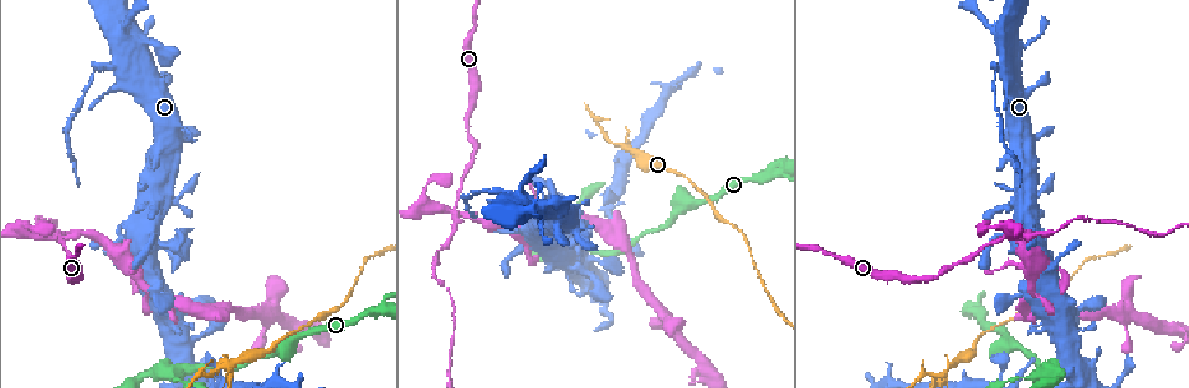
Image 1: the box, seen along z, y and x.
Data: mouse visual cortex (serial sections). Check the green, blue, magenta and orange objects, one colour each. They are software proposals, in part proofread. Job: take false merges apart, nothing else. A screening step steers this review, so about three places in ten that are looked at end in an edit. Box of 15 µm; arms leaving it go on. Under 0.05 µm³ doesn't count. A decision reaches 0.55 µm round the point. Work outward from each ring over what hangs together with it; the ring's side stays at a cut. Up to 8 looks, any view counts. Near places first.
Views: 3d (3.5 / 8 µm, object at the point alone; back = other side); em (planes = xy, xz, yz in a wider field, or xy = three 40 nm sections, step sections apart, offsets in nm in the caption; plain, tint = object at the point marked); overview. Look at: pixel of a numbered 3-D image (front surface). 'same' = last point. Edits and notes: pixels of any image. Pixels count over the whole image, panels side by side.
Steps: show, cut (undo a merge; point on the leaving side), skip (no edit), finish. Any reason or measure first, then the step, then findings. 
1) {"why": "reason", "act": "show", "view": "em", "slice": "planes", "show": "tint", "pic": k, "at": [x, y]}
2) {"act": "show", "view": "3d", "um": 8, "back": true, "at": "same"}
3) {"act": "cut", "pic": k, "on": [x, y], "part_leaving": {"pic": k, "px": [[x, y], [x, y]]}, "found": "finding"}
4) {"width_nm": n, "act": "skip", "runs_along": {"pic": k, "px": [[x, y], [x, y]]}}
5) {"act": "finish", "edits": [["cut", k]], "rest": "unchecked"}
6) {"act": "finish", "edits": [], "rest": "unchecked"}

{"act": "show", "view": "3d", "um": 3.5, "pic": 1, "at": [774, 177]}

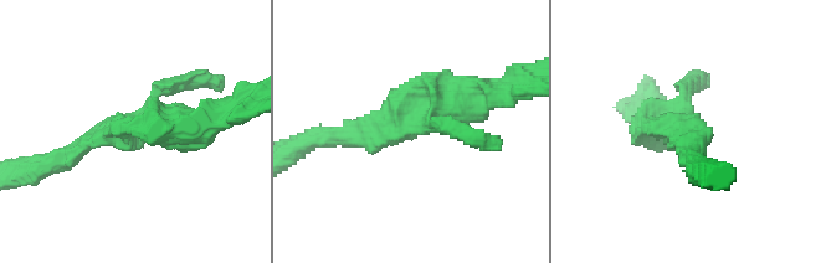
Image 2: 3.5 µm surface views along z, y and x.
{"why": "need the tissue", "act": "show", "view": "em", "slice": "xy", "step": 1, "show": "tint", "pic": 2, "at": [129, 127]}

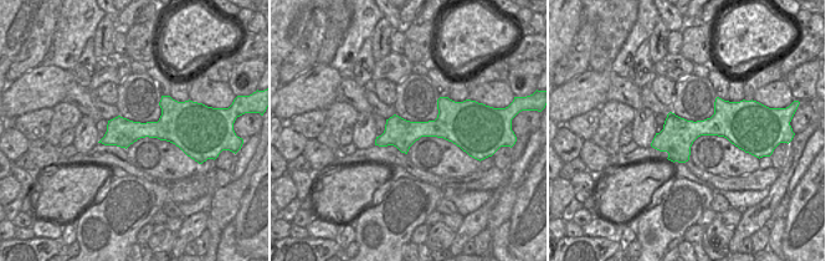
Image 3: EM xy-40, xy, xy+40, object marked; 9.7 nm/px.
{"act": "show", "view": "em", "slice": "xy", "step": 5, "show": "tint", "at": "same"}

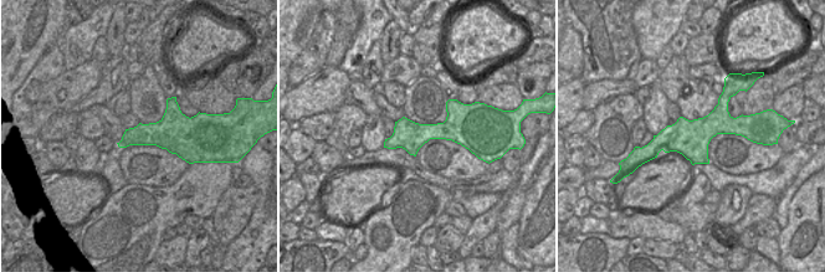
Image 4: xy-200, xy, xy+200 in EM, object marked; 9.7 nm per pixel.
{"act": "skip", "runs_along": {"pic": 4, "px": [[746, 128], [710, 126], [649, 149]]}, "found": "all the same cell"}

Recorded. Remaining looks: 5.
{"why": "three arms meet", "act": "show", "view": "3d", "um": 3.5, "back": true, "pic": 1, "at": [1045, 371]}

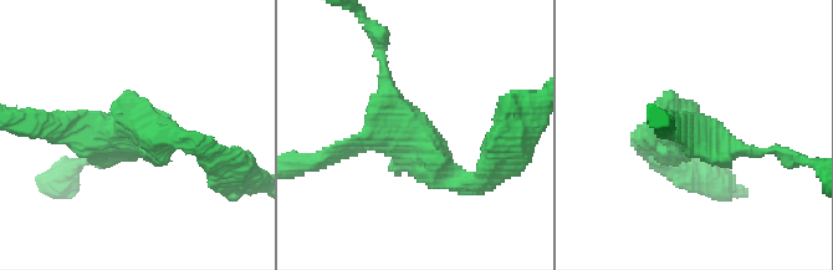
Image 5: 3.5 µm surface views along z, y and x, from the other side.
{"arms": 3, "arm_widths_nm": [200, 200, 400], "act": "show", "view": "em", "slice": "xy", "step": 5, "show": "tint", "pic": 5, "at": [393, 136]}

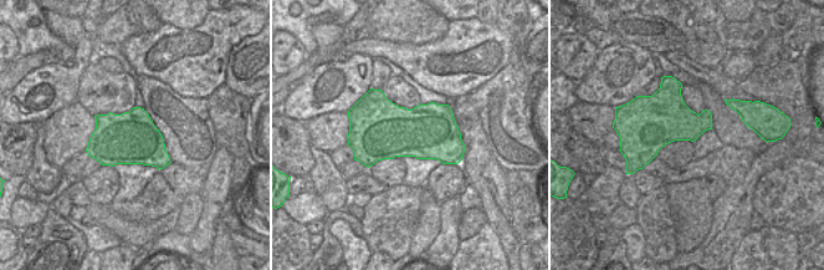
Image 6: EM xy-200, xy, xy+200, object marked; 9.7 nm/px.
{"act": "show", "view": "em", "slice": "planes", "show": "tint", "at": "same"}

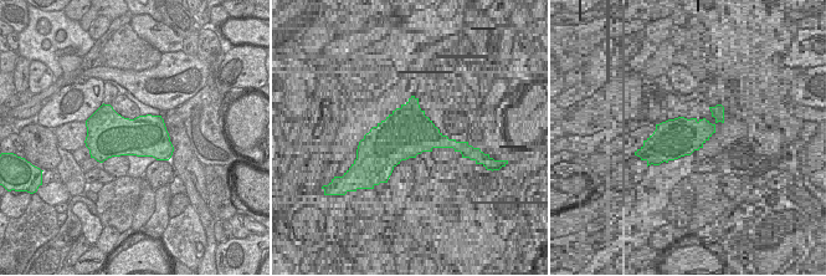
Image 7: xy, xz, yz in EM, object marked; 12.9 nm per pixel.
{"act": "skip", "found": "continuous, no second cell"}

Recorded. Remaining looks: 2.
{"why": "sharp bend", "act": "show", "view": "3d", "um": 3.5, "back": true, "pic": 1, "at": [455, 210]}

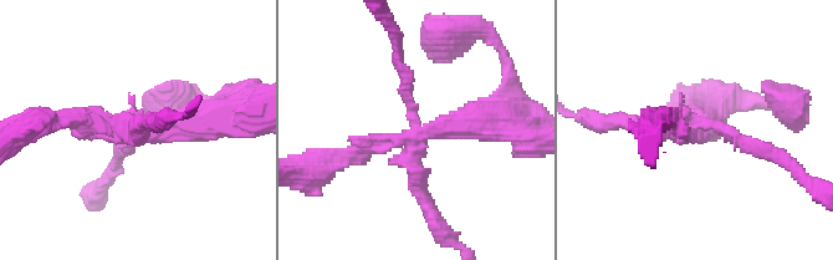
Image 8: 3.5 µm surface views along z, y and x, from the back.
{"arms": 4, "arm_widths_nm": [200, 200, 250, 450], "why": "now the EM", "act": "show", "view": "em", "slice": "xy", "step": 3, "show": "tint", "pic": 8, "at": [693, 130]}

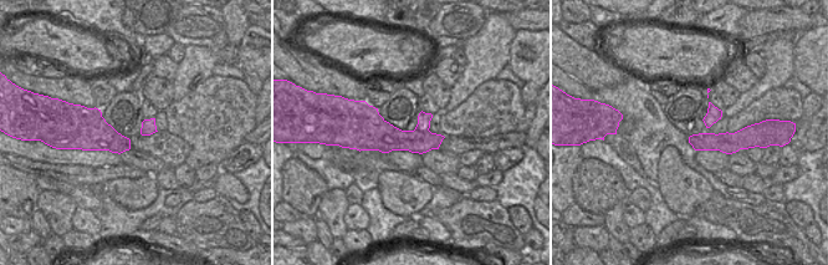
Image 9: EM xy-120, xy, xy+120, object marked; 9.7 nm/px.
{"act": "cut", "pic": 8, "on": [415, 182], "part_leaving": {"pic": 8, "px": [[419, 131], [312, 172]]}, "found": "a second cell is stuck on"}

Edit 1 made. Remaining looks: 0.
{"act": "finish", "edits": [["cut", 8]], "rest": "unchecked"}

